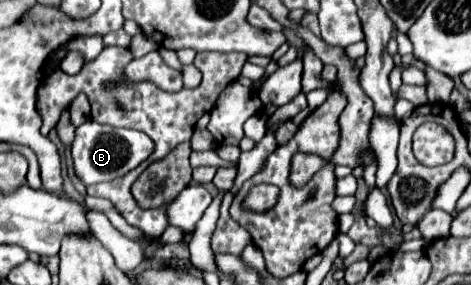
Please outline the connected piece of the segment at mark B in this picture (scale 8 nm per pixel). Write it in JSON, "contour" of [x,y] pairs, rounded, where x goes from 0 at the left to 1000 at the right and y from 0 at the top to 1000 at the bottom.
{"contour":[[[200,421],[178,428],[161,449],[161,484],[153,498],[153,568],[161,618],[183,646],[208,646],[208,639],[238,639],[276,596],[285,596],[301,561],[310,561],[323,540],[323,491],[306,477],[301,463],[272,456],[272,449],[242,449],[221,442]]]}

